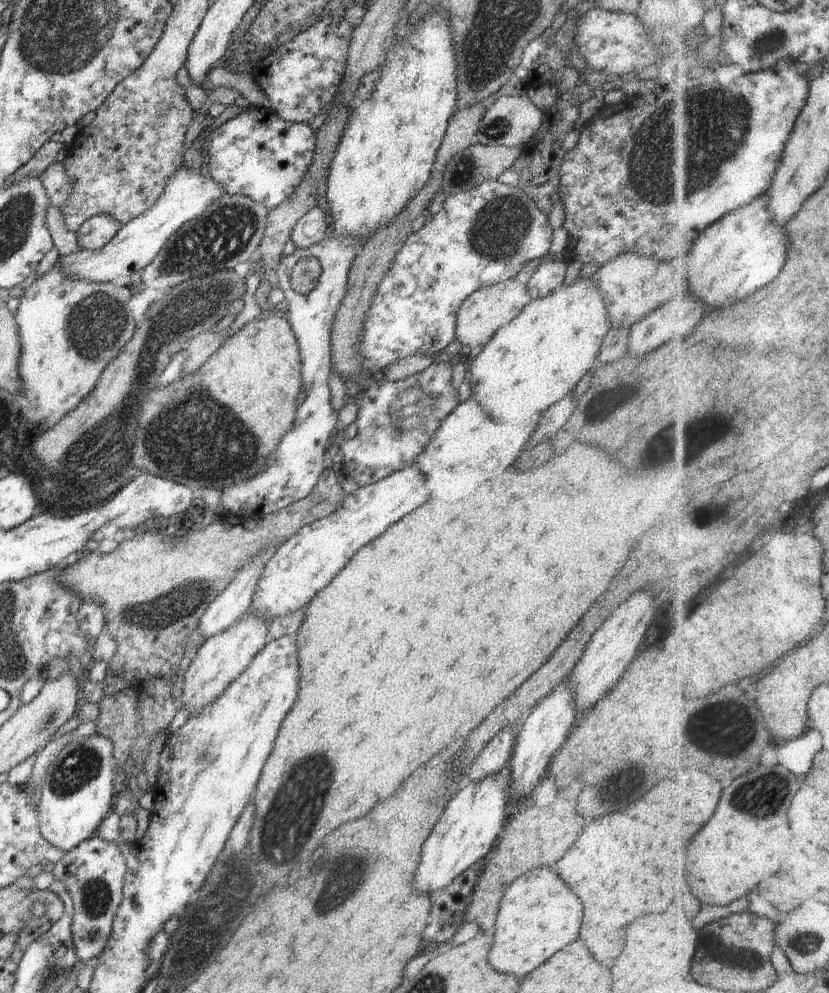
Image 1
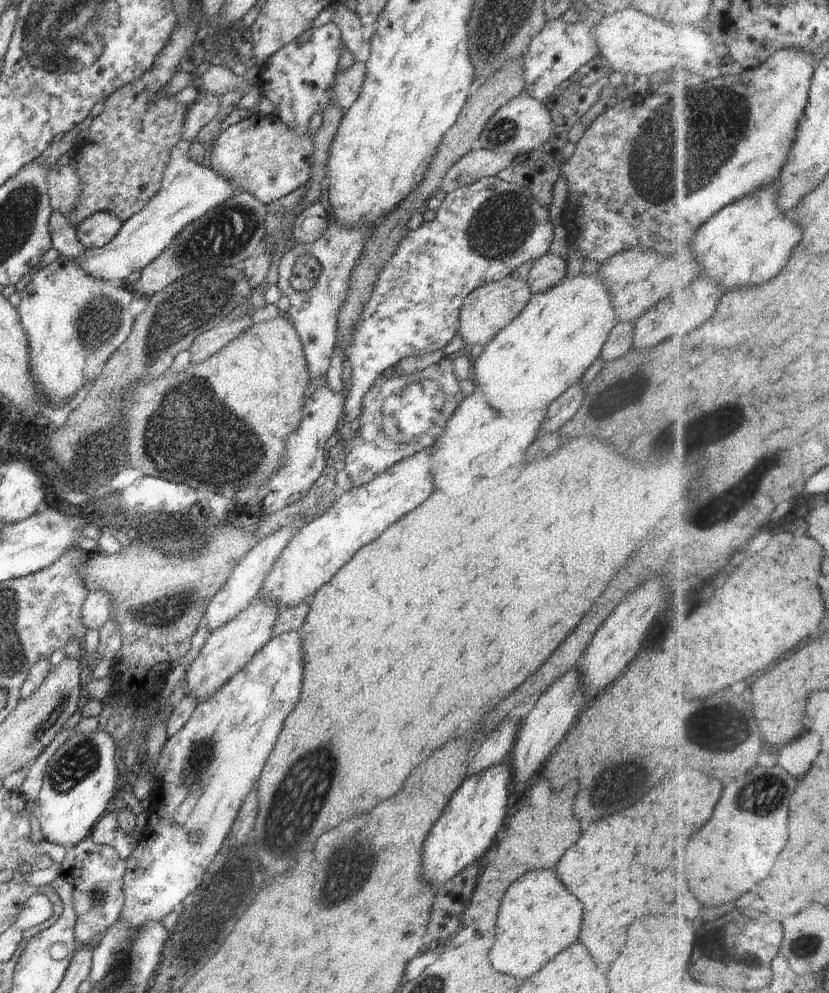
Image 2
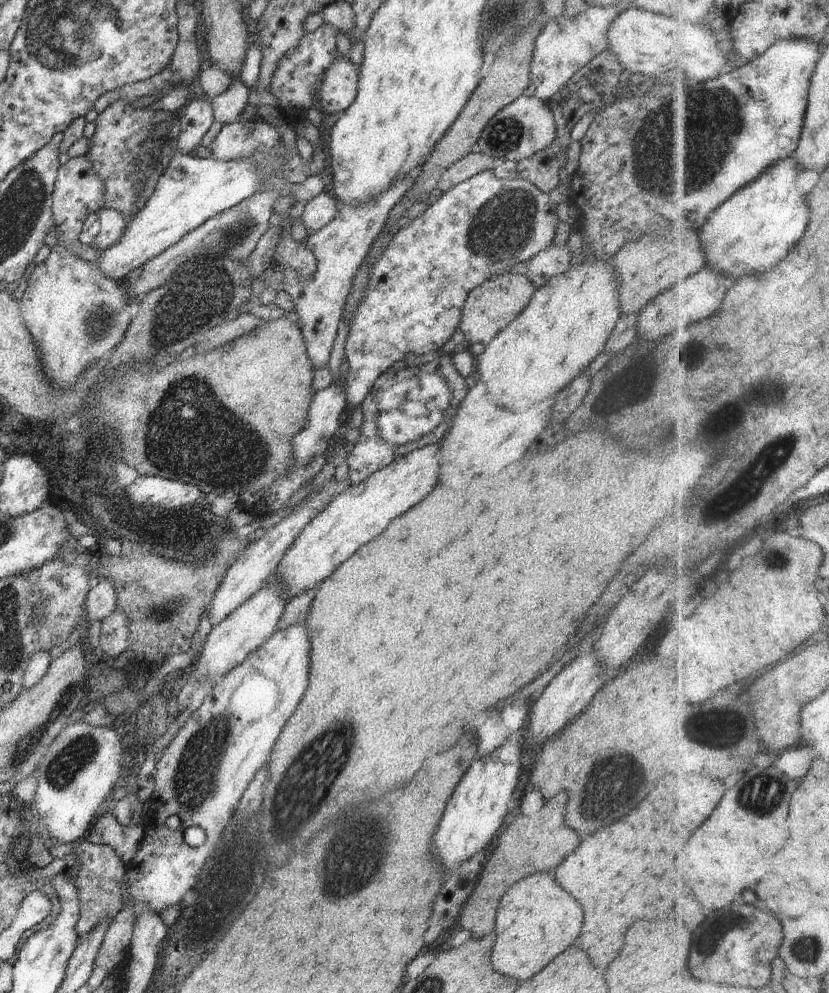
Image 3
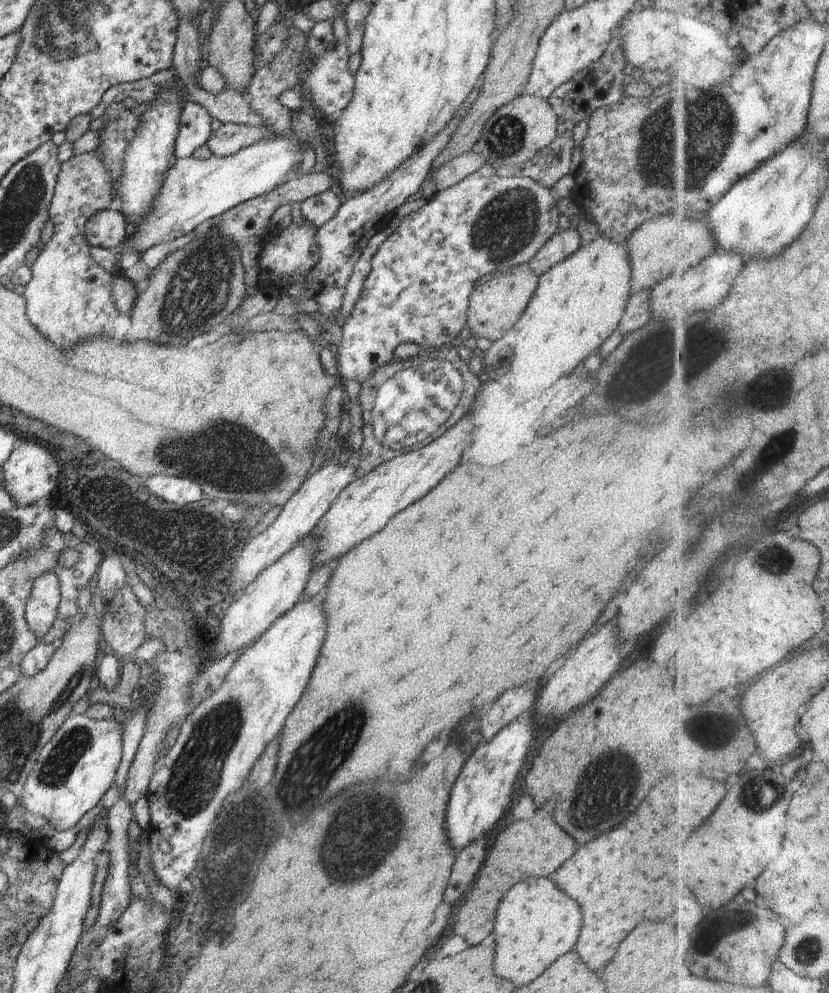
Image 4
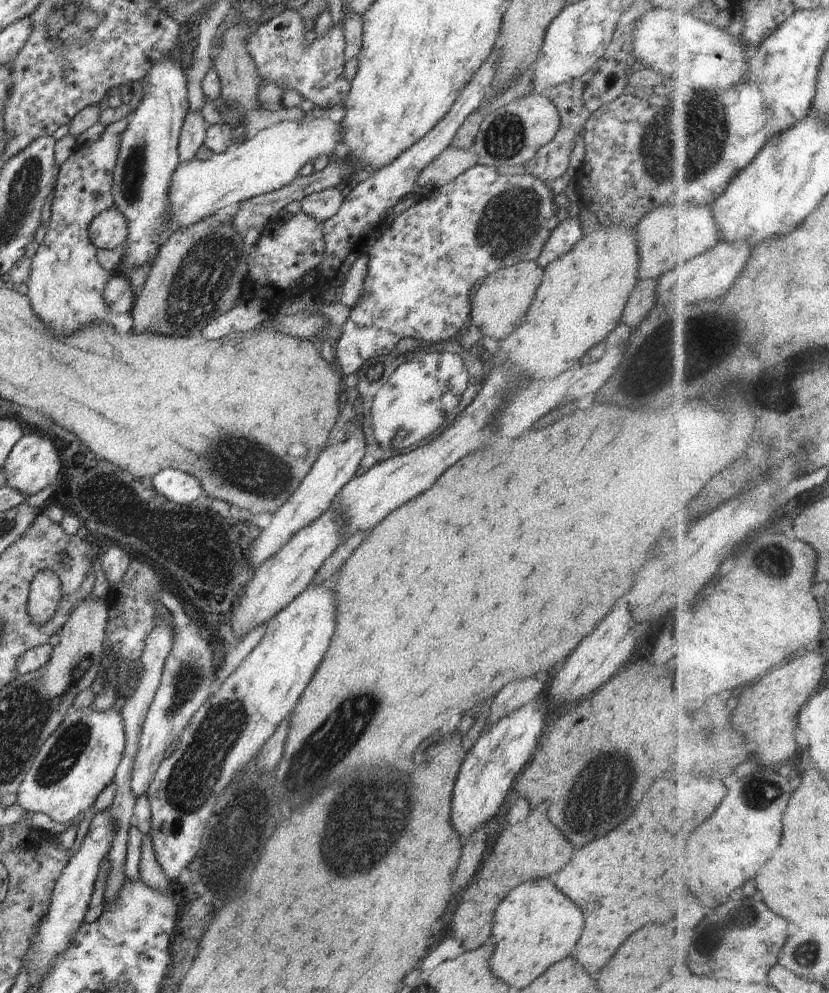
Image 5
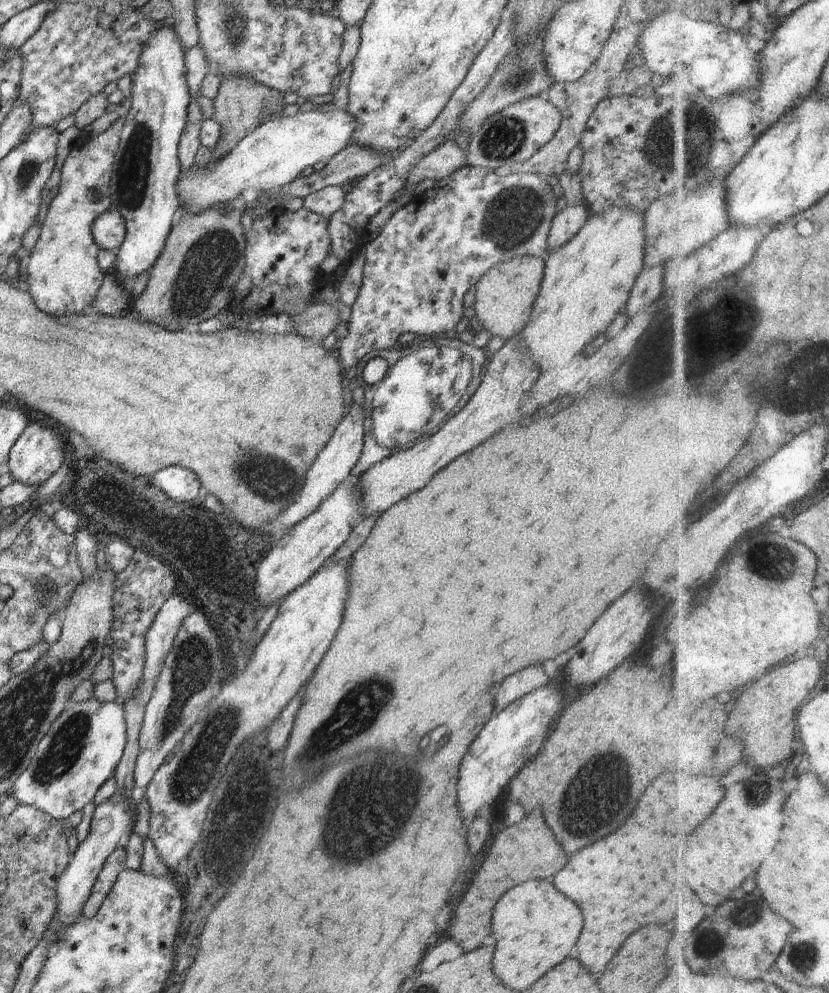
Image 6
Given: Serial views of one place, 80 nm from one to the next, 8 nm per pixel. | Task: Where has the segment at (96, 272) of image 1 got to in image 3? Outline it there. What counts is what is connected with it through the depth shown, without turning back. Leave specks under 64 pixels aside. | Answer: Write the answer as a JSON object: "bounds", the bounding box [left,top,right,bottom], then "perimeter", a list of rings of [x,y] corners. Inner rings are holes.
{"bounds":[93,151,266,282],"perimeter":[[[175,151],[160,173],[154,192],[145,206],[133,216],[114,244],[98,251],[98,259],[93,266],[105,277],[122,282],[128,272],[144,266],[207,218],[233,207],[258,191],[259,184],[266,176],[259,172],[254,161],[250,158],[242,161],[199,159]]]}

